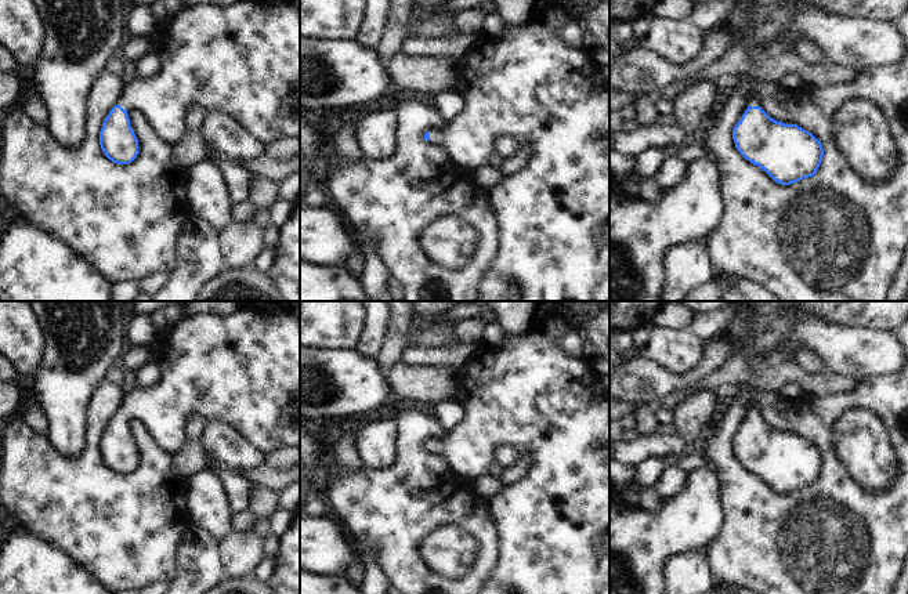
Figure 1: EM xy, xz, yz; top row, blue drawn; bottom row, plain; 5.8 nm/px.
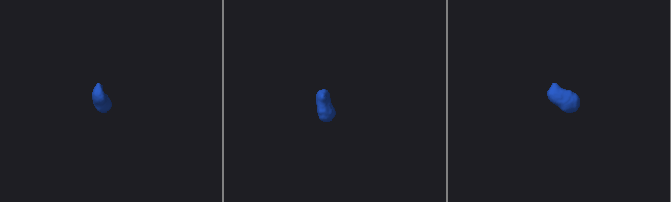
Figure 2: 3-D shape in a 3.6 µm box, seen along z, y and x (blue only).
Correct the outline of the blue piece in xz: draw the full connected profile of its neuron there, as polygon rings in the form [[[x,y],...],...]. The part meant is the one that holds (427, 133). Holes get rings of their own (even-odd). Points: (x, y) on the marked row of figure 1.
[[[531,17],[522,26],[506,23],[498,40],[477,40],[462,57],[457,88],[464,97],[463,112],[441,130],[426,131],[424,140],[442,146],[451,162],[466,170],[484,166],[495,152],[496,140],[509,137],[529,149],[529,160],[522,169],[488,188],[486,199],[498,224],[500,243],[492,265],[478,285],[478,301],[609,301],[609,86],[603,83],[579,50],[565,47],[550,29],[535,29],[536,18]]]

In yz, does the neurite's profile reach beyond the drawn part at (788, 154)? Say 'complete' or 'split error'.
split error

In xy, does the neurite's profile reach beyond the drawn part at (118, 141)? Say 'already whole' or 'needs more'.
needs more

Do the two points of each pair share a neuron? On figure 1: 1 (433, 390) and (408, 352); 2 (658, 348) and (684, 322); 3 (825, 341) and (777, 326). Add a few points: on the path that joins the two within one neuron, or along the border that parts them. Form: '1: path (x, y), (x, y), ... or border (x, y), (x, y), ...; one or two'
1: border (401, 361), (409, 365), (449, 365); two
2: border (653, 322), (664, 328), (688, 330); two
3: border (800, 315), (791, 333); two

